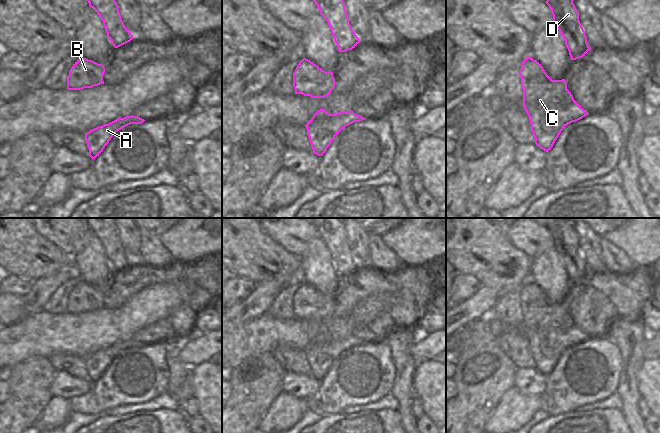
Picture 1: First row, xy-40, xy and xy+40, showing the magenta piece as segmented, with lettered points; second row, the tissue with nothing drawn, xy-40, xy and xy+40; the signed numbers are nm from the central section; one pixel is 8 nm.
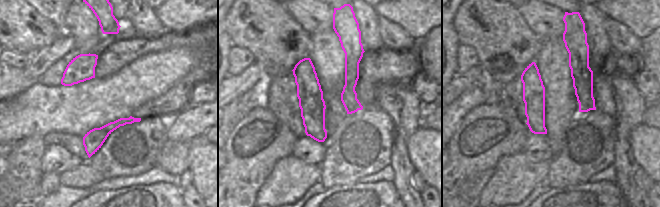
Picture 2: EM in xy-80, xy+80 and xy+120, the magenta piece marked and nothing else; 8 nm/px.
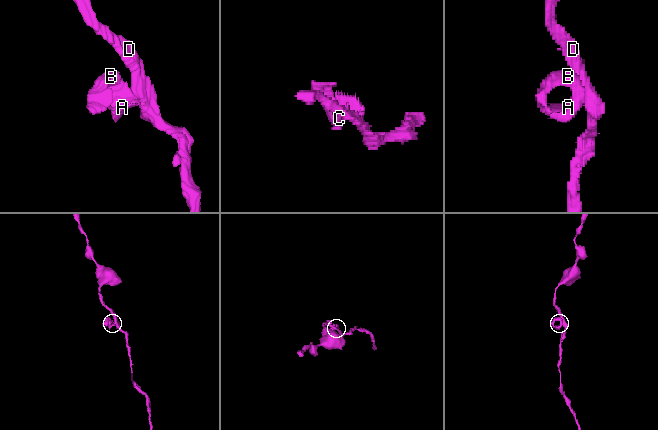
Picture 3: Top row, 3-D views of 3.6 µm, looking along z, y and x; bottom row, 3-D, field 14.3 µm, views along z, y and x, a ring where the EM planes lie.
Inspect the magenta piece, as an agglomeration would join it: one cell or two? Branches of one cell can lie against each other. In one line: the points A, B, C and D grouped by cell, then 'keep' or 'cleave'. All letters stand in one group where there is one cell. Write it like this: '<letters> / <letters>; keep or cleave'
A B C / D; cleave

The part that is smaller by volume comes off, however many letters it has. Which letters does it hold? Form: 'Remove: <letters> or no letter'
Remove: A, B, C

